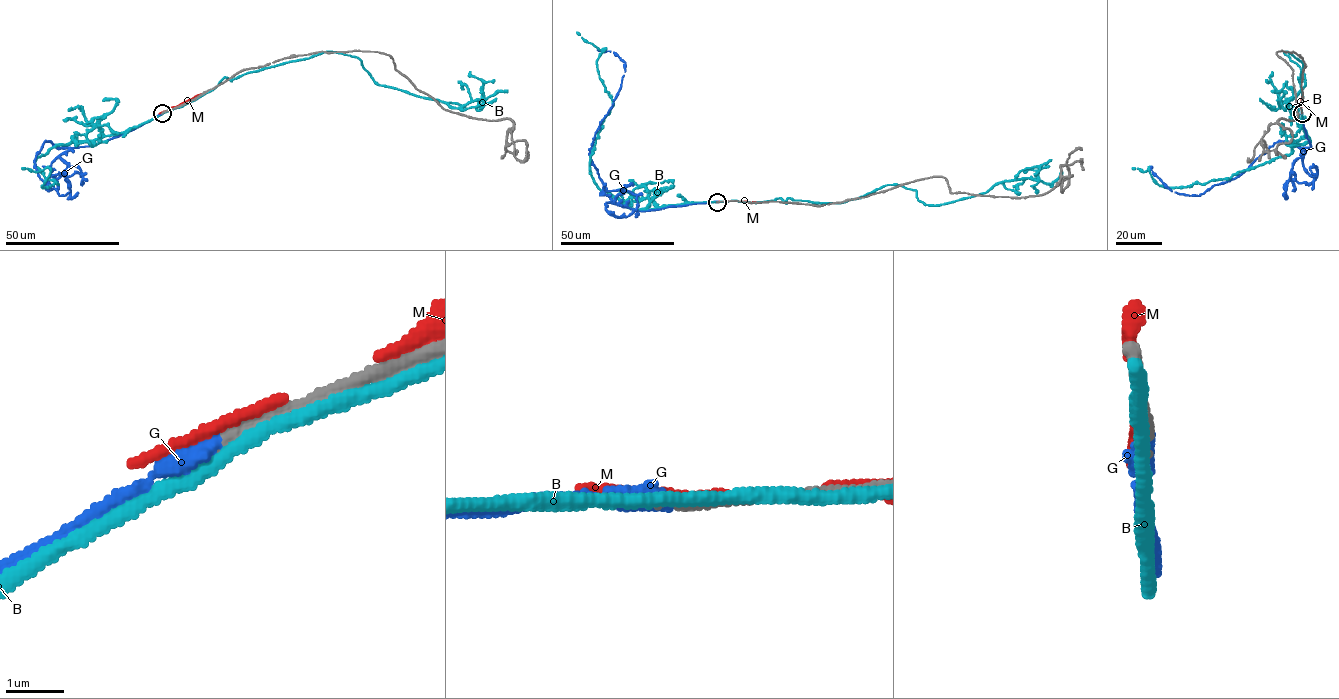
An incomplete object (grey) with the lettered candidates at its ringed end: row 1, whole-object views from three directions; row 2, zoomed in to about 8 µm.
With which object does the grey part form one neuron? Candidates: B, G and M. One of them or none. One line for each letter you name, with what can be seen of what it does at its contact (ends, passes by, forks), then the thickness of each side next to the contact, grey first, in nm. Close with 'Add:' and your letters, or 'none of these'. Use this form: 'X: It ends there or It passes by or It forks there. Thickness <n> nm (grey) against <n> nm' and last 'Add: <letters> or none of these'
G: It ends there. Thickness 200 nm (grey) against 360 nm
Add: G

